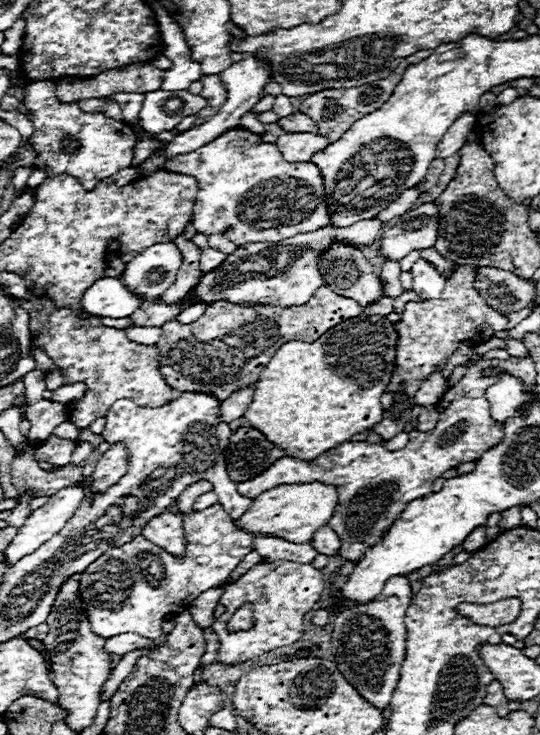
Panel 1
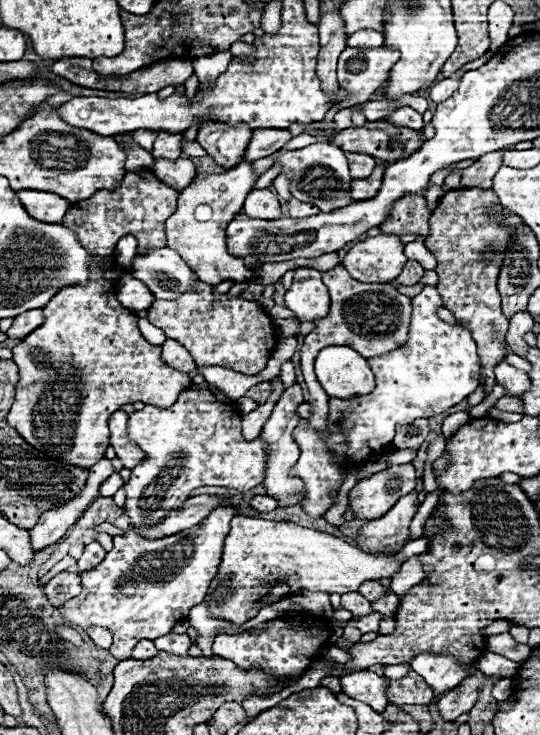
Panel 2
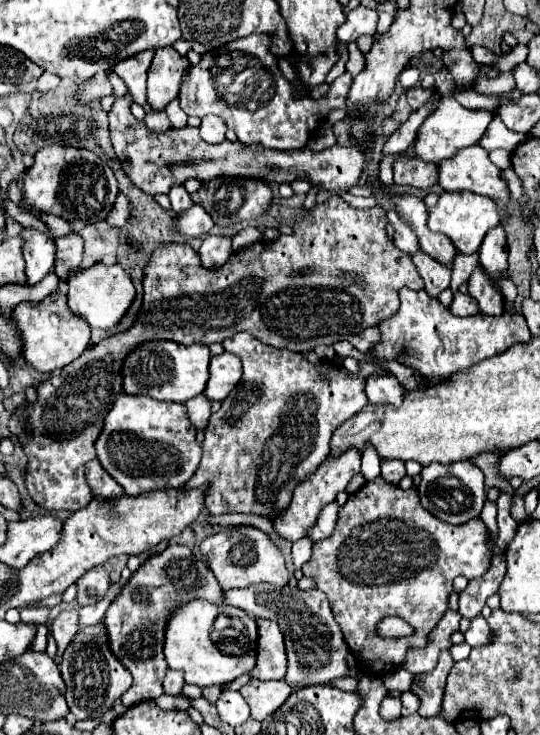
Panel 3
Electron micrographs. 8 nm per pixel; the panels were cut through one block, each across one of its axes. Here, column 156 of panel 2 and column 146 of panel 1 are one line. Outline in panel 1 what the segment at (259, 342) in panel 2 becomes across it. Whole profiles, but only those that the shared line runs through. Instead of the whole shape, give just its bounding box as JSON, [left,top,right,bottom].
[130,218,382,328]

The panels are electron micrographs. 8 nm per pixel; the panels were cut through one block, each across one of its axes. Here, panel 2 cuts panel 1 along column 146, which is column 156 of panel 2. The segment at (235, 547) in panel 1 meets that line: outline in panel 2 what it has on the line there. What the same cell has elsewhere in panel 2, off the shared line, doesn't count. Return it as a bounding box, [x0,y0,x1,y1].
[60,504,234,660]

